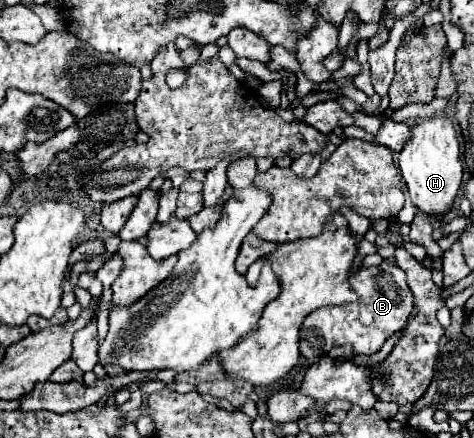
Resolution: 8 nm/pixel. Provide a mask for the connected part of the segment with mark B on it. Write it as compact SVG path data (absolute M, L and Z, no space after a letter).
M392 262L360 268L350 276L350 284L358 294L356 302L314 310L300 328L300 354L304 358L322 358L334 346L352 344L356 354L374 354L382 344L406 324L414 310L414 296L406 284L406 274Z

